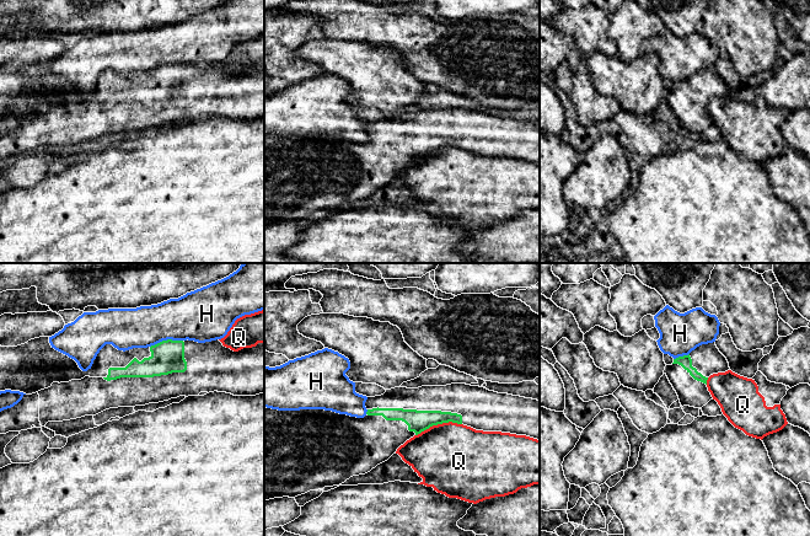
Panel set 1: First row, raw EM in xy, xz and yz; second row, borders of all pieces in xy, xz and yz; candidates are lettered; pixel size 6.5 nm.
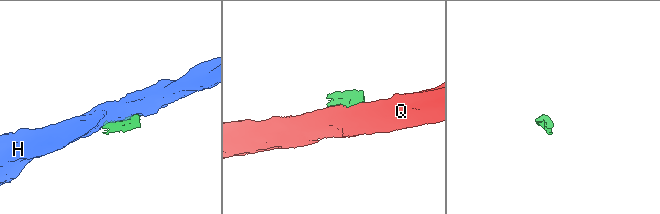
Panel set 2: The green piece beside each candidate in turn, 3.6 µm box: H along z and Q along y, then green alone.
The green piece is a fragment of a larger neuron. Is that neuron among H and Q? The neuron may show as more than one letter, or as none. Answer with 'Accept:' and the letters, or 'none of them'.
Accept: none of them

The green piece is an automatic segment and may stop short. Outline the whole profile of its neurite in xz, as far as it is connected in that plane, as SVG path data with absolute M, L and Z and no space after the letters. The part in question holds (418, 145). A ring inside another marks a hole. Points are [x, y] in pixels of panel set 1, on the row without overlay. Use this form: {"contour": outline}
{"contour": "M466 108L395 112L381 120L368 122L364 143L350 141L324 134L278 135L264 132L264 225L295 223L310 215L344 208L353 200L365 199L387 186L407 165L433 150L457 148L483 156L501 156L526 160L540 165L540 125L498 118Z"}

